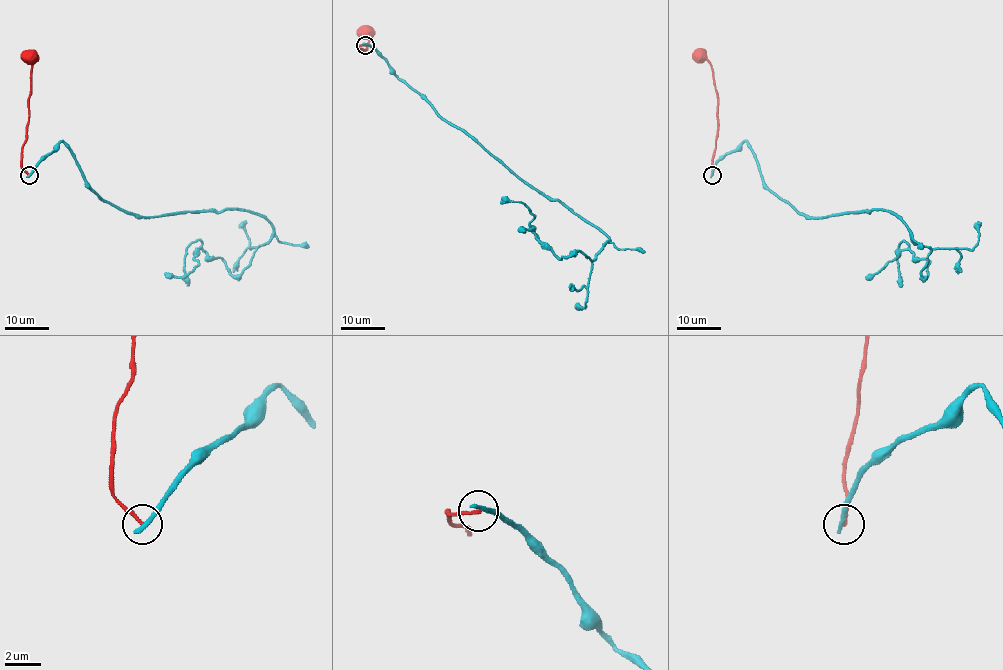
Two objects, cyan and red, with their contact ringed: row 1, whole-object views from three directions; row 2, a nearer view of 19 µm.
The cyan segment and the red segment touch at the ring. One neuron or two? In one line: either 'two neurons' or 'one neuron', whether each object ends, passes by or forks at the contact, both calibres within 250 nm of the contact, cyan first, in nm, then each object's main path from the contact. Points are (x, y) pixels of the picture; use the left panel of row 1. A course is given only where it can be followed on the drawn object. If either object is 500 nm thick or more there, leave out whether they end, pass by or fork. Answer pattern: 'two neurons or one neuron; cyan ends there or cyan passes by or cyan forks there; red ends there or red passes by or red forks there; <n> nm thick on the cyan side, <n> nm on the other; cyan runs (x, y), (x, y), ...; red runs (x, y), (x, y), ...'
two neurons; cyan ends there; red ends there; 320 nm thick on the cyan side, 170 nm on the other; cyan runs (28, 175), (62, 141), (127, 212), (244, 209), (273, 227), (240, 275), (201, 248), (187, 275), (164, 273); red runs (28, 175), (22, 167), (33, 61), (28, 57)

